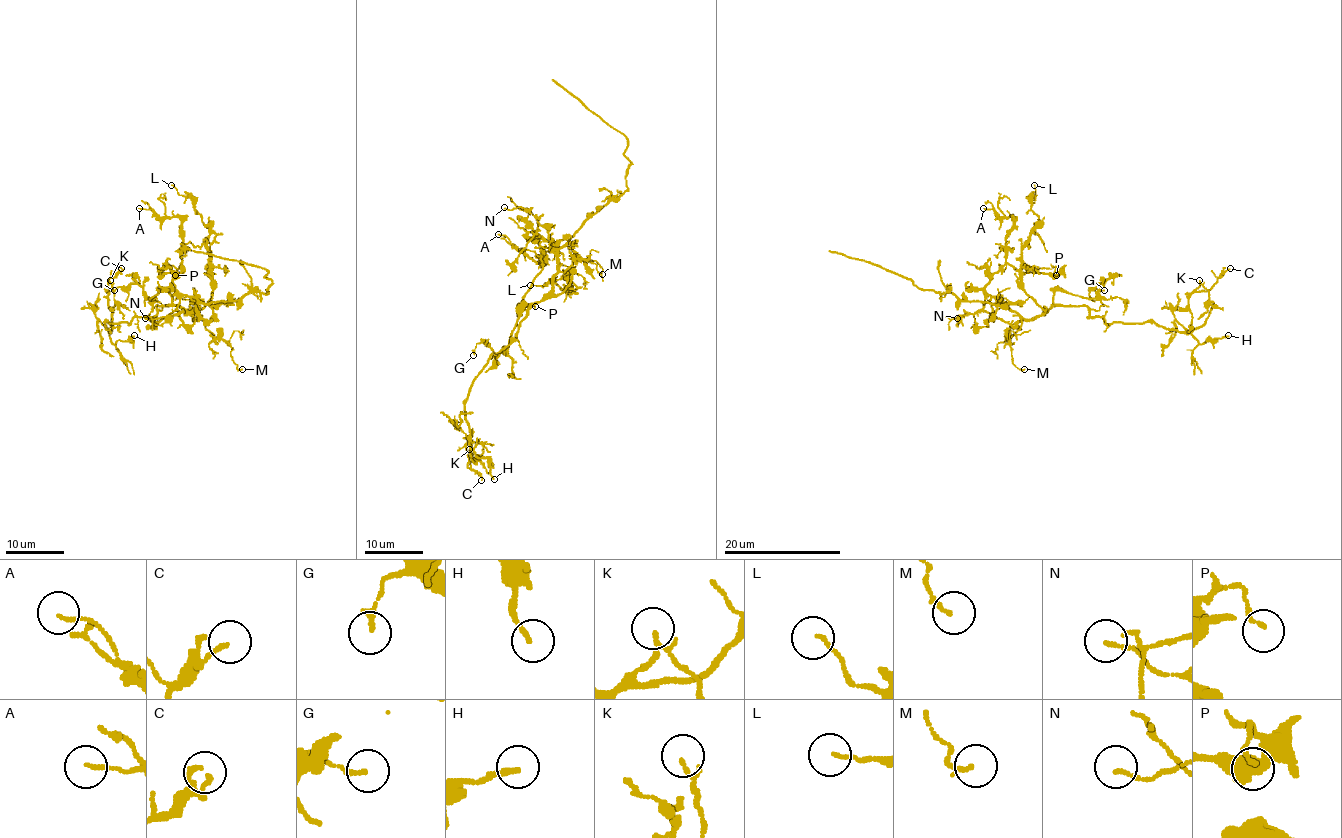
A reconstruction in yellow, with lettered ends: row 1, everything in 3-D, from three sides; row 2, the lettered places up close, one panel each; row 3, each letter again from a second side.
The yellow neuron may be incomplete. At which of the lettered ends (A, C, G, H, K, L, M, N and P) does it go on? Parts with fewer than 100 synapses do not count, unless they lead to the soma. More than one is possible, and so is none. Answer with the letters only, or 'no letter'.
no letter

